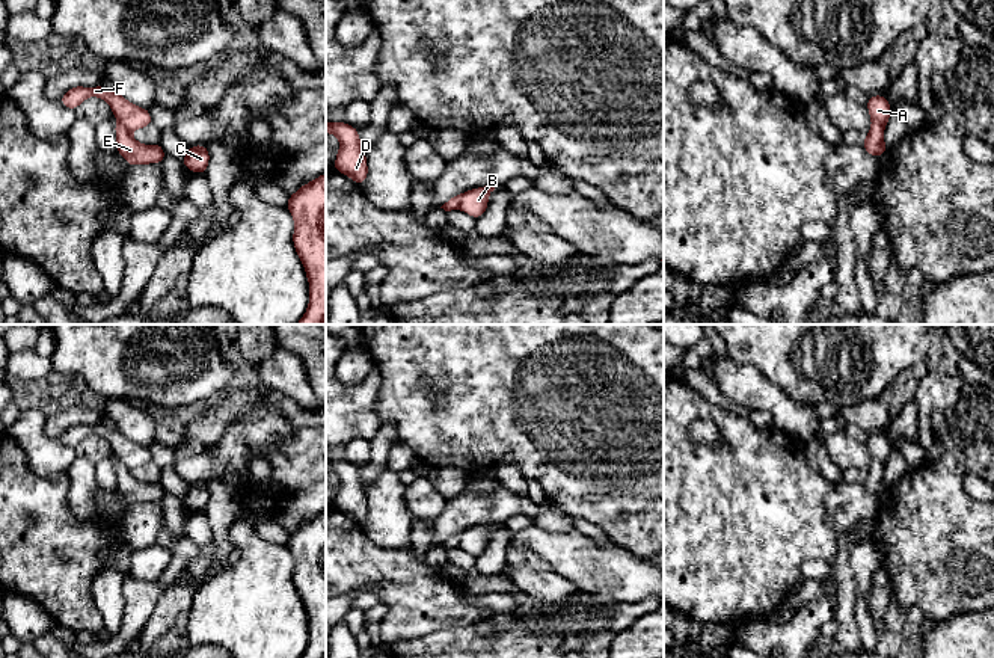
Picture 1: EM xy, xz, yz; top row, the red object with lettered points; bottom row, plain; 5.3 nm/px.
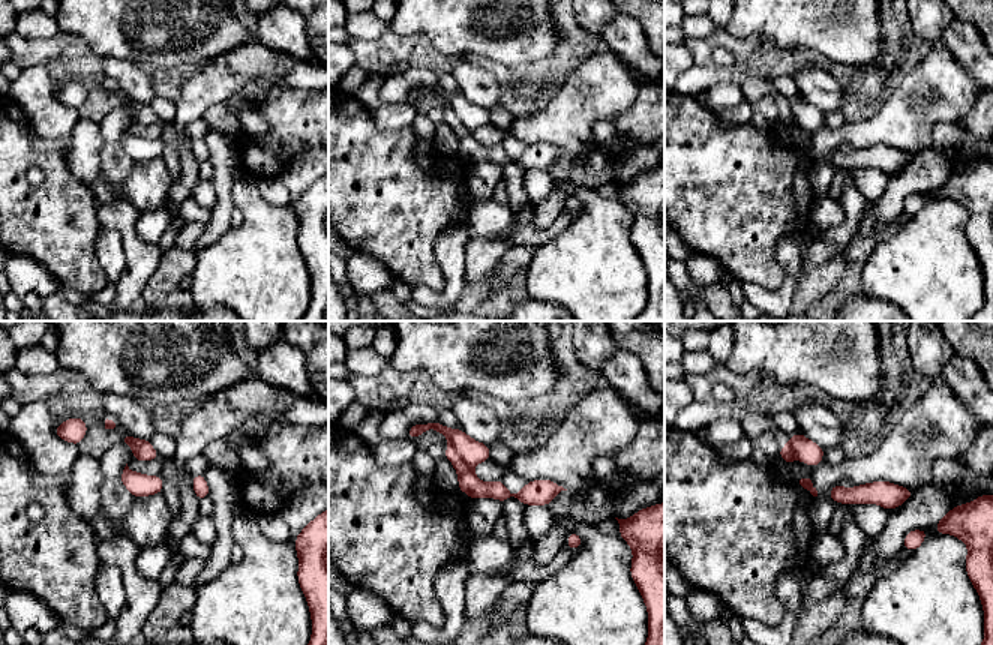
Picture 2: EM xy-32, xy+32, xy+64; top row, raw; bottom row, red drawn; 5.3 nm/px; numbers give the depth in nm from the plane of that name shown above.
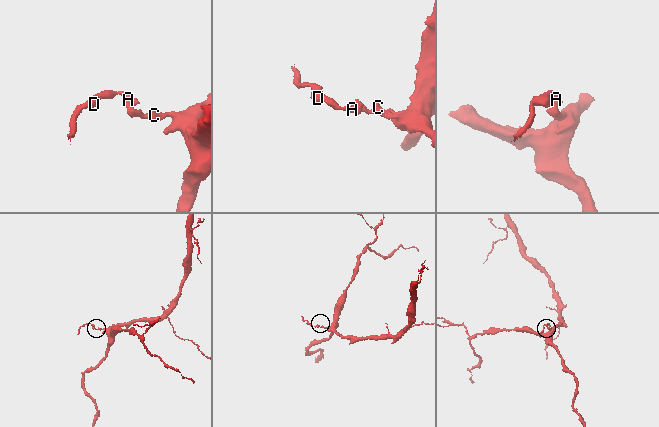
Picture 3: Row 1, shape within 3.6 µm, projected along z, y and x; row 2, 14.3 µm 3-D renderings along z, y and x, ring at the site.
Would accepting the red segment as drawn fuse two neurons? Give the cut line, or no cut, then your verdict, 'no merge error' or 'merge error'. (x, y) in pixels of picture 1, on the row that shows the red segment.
no cut | no merge error

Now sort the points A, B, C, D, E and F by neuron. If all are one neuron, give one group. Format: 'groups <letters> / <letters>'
groups A B C D E F

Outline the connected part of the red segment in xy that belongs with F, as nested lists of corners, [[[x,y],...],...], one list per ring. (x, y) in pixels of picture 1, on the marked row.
[[[74,86],[60,98],[60,104],[75,110],[86,98],[98,97],[107,101],[112,113],[118,118],[115,124],[116,151],[127,160],[130,166],[158,163],[161,164],[166,154],[161,143],[143,145],[131,137],[131,131],[145,128],[152,124],[148,109],[131,104],[121,94],[104,86]]]

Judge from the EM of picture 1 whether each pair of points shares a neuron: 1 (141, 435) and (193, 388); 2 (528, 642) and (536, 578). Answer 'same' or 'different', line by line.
1: different
2: different

